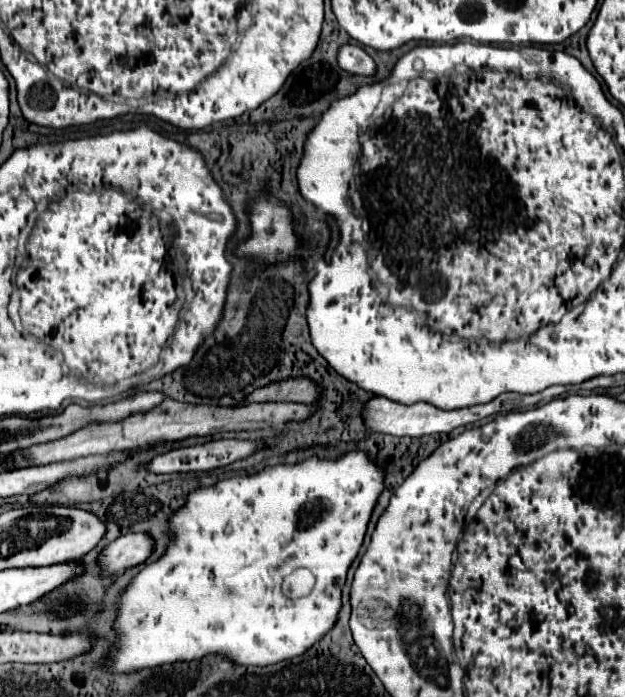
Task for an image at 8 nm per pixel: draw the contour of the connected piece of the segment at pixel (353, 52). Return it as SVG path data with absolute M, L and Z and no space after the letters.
M343 44L337 50L337 64L349 74L369 76L369 74L375 72L373 58L363 48L359 48L357 44Z

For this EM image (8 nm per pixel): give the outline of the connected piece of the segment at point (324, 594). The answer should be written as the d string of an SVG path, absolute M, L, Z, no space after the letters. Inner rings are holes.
M353 450L347 452L335 460L331 458L319 458L311 456L299 464L277 464L277 466L265 466L265 470L251 474L251 476L233 476L227 480L221 480L207 488L195 488L187 494L187 500L181 508L173 510L167 518L167 530L169 530L169 544L165 546L163 556L159 556L155 562L145 564L141 572L137 572L131 582L119 592L119 598L115 602L115 618L113 618L113 630L117 634L117 642L109 648L105 656L101 656L99 662L93 664L93 668L103 668L109 674L137 674L147 668L163 666L163 664L177 664L177 662L197 662L205 656L219 656L229 660L233 666L271 666L279 664L283 660L291 660L295 656L305 654L311 646L315 646L337 622L339 610L341 610L341 592L347 580L347 570L351 568L353 560L357 558L363 540L365 530L371 520L371 512L385 488L385 468L379 464L375 456L369 456L367 452ZM297 568L309 568L317 580L317 586L311 590L311 594L303 598L289 598L283 594L281 584L287 574L291 574Z

